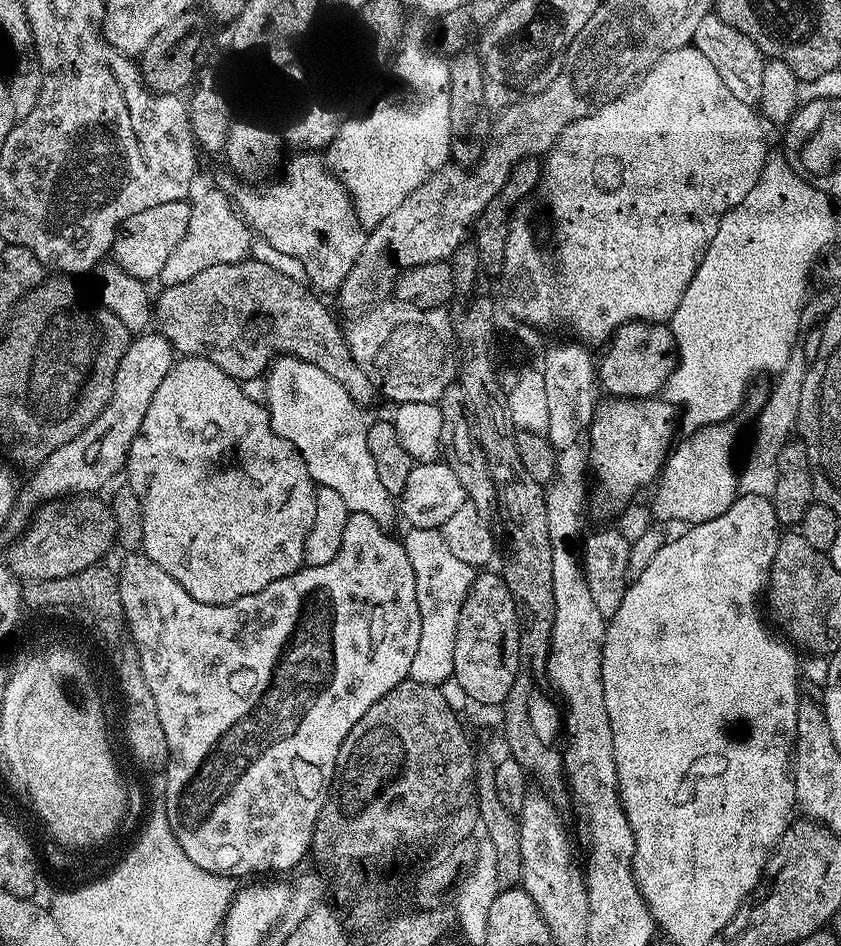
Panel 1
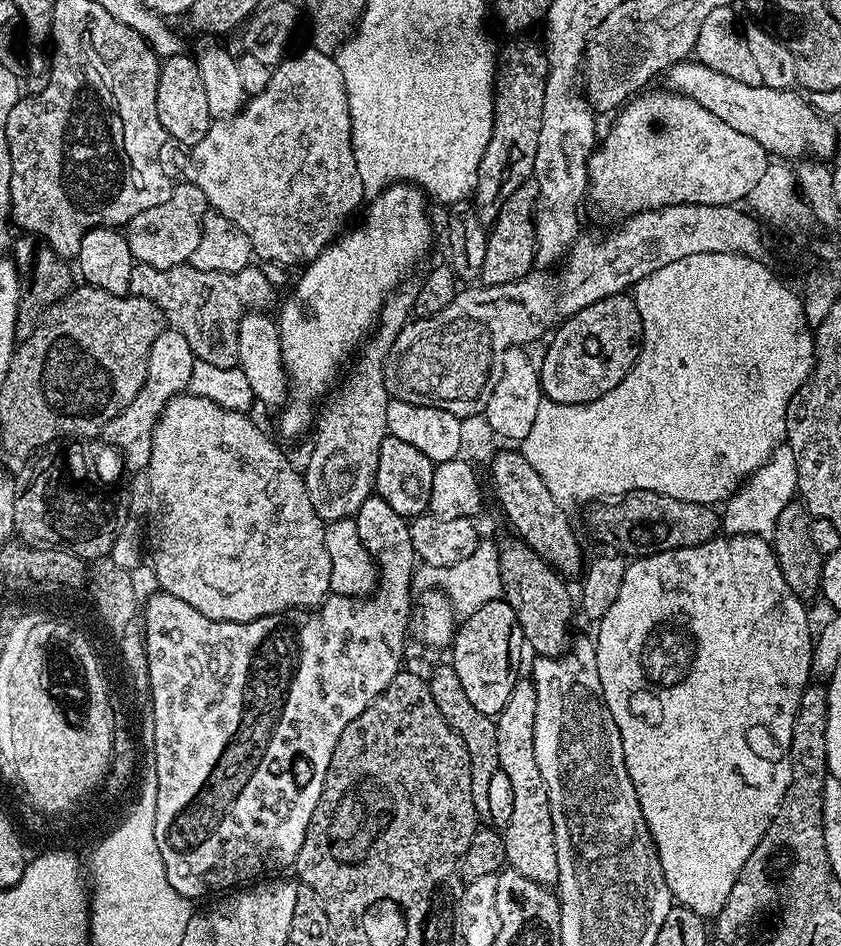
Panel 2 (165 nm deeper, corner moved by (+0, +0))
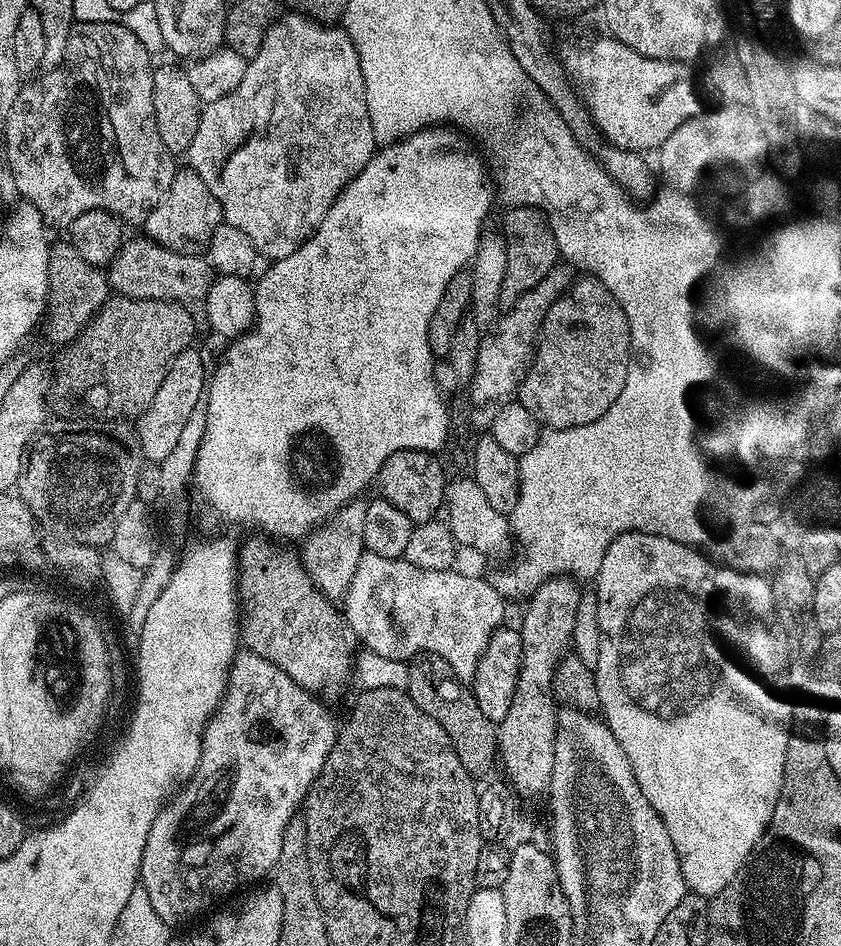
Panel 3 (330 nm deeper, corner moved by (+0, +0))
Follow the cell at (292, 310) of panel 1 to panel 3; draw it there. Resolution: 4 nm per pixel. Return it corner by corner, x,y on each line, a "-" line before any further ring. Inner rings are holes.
147,238
131,240
120,245
120,251
116,253
116,257
113,258
106,272
109,285
119,295
129,296
135,300
174,300
177,304
185,306
199,305
208,295
210,265
203,255
187,256
181,252
163,248
158,242

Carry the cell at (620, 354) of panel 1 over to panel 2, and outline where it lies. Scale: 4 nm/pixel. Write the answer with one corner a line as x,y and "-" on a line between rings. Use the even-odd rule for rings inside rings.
619,292
578,310
551,336
544,361
538,364
543,395
559,404
592,404
610,394
626,378
640,353
644,331
635,299

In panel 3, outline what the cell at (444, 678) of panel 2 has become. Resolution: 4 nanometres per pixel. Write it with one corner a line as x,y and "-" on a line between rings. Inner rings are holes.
420,652
407,661
408,666
408,697
426,714
435,716
436,721
446,730
462,766
474,778
481,778
492,768
498,758
498,728
478,707
471,687
461,684
450,662
433,652

